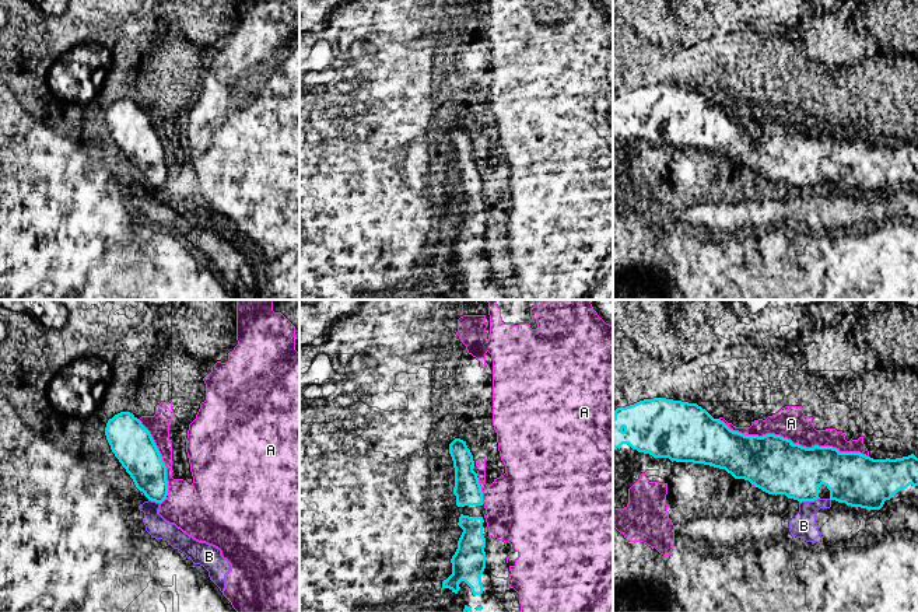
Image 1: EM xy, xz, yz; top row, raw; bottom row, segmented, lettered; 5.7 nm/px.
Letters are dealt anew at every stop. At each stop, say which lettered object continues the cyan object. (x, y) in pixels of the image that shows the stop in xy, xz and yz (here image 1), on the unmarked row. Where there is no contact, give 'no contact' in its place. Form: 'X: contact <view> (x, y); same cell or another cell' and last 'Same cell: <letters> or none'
A: contact yz (792, 129); same cell
B: contact yz (809, 186); another cell
Same cell: A

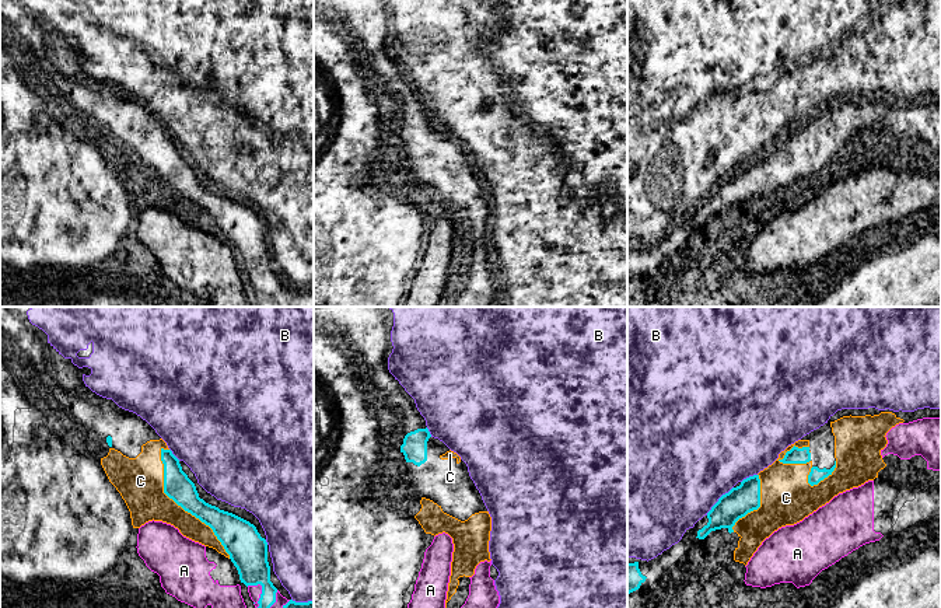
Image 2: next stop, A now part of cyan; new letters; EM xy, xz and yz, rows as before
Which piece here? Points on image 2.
A: contact xy (261, 282); another cell
B: contact yz (719, 187); another cell
C: contact xy (179, 191); same cell
Same cell: C

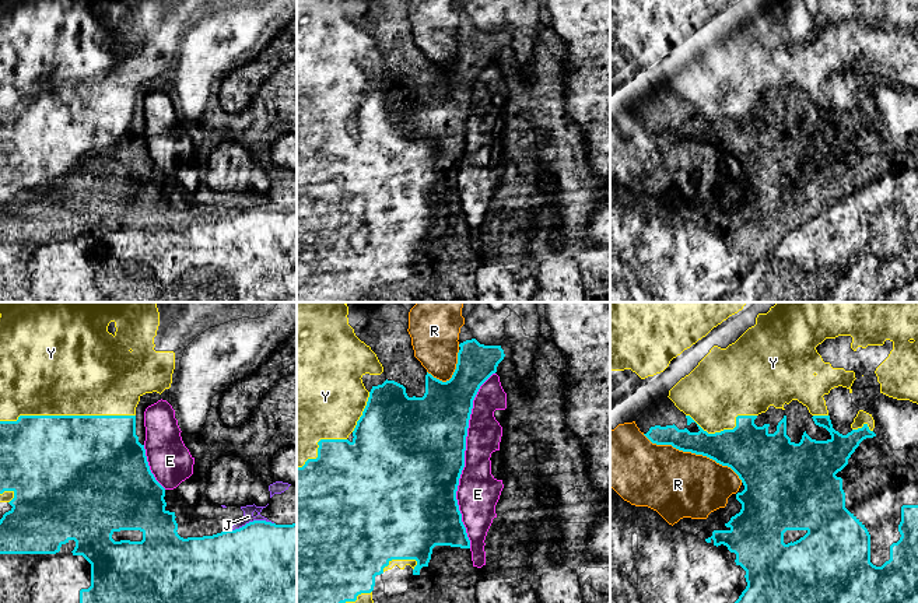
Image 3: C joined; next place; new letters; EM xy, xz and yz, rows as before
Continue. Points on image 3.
E: contact xz (463, 147); another cell
J: contact xy (251, 209); another cell
R: contact yz (693, 139); another cell
Y: contact xy (67, 102); another cell
Same cell: none

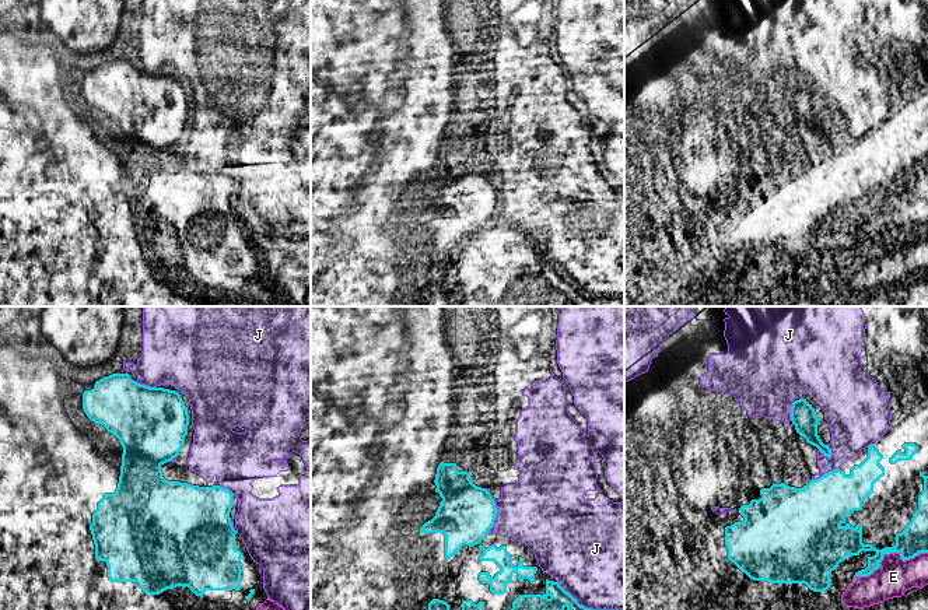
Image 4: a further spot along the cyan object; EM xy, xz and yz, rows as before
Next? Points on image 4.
E: contact yz (888, 239); another cell
J: contact yz (826, 160); another cell
Same cell: none

